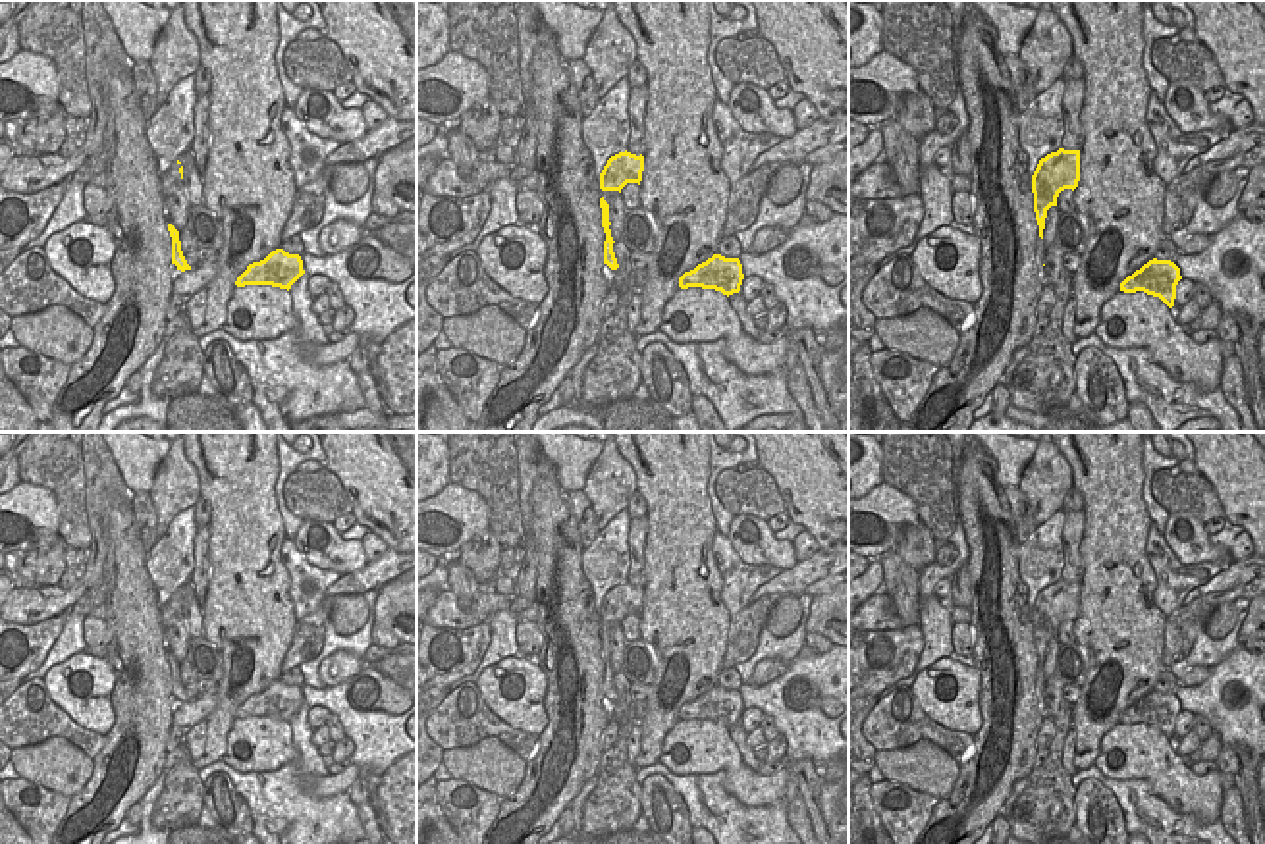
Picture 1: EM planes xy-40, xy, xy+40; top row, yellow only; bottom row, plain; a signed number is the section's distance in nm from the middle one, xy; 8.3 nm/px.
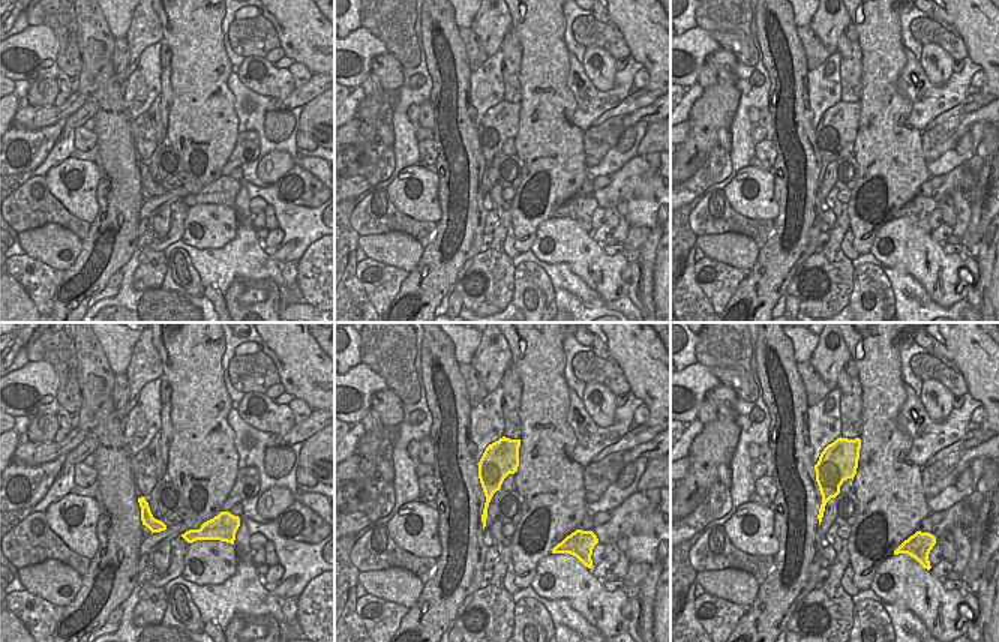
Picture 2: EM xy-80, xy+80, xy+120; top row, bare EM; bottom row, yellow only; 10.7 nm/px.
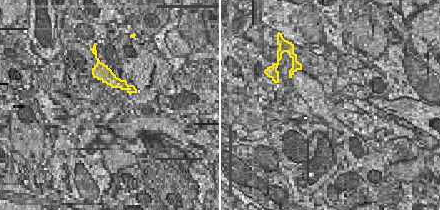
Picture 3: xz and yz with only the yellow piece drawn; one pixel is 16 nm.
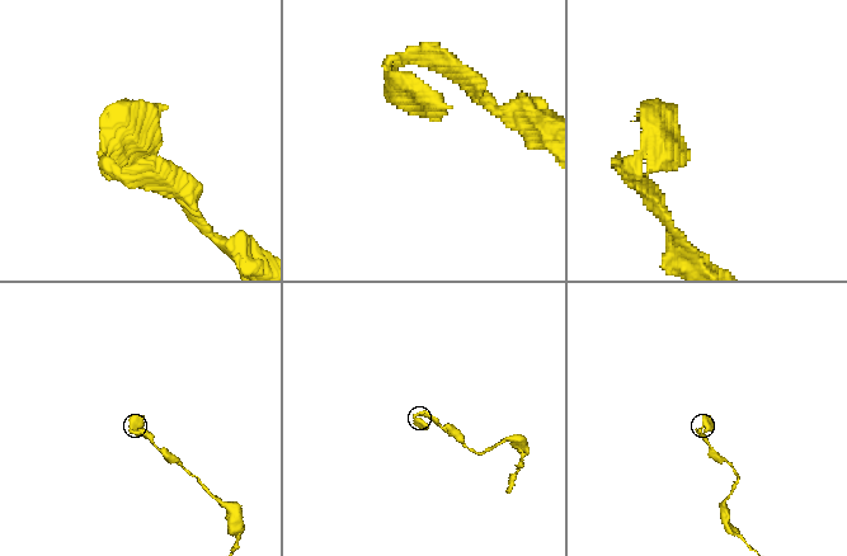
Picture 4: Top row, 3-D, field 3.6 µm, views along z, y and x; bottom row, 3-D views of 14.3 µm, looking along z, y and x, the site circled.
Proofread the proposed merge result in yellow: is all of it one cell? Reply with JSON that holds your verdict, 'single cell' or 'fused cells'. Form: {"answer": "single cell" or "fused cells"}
{"answer": "single cell"}

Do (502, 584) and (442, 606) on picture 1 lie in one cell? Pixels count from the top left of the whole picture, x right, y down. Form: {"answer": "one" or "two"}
{"answer": "two"}

